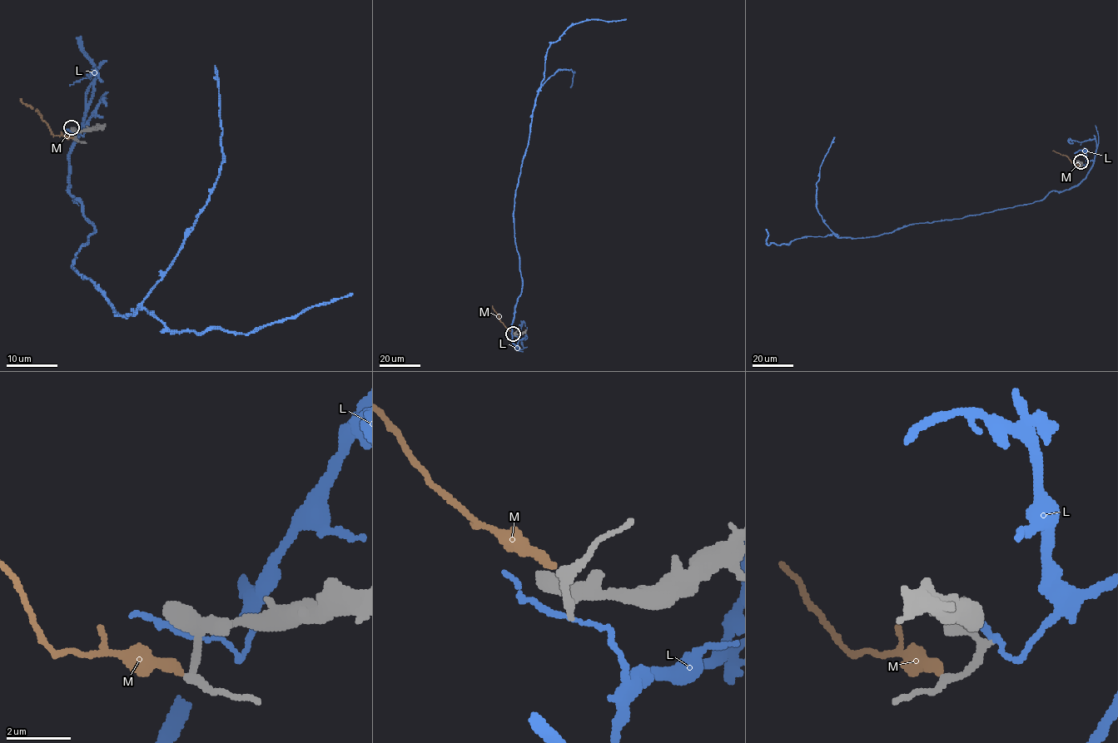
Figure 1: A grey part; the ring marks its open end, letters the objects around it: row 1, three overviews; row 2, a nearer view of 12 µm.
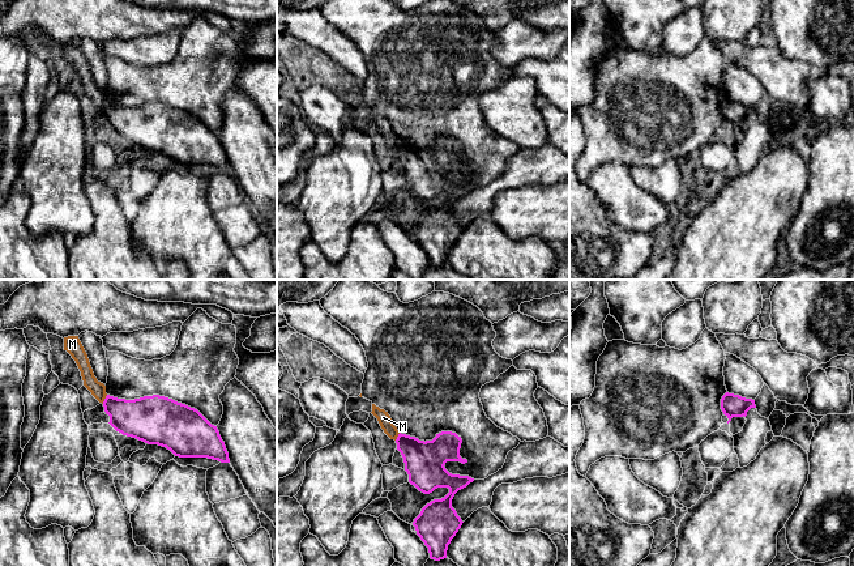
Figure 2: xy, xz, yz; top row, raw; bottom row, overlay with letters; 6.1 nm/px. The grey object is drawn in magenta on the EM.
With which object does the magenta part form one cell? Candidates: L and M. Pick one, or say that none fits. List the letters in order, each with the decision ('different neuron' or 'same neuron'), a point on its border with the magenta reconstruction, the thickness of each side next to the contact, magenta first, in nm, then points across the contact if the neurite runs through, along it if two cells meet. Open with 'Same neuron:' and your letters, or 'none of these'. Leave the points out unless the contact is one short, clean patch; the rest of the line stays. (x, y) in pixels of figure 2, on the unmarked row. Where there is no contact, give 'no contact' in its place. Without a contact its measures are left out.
Same neuron: none of these
L: different neuron; no contact
M: different neuron; meets magenta in xy at (105, 106); 240 nm thick on the magenta side, 100 nm on the other; border along xy (107, 102), (102, 110)

